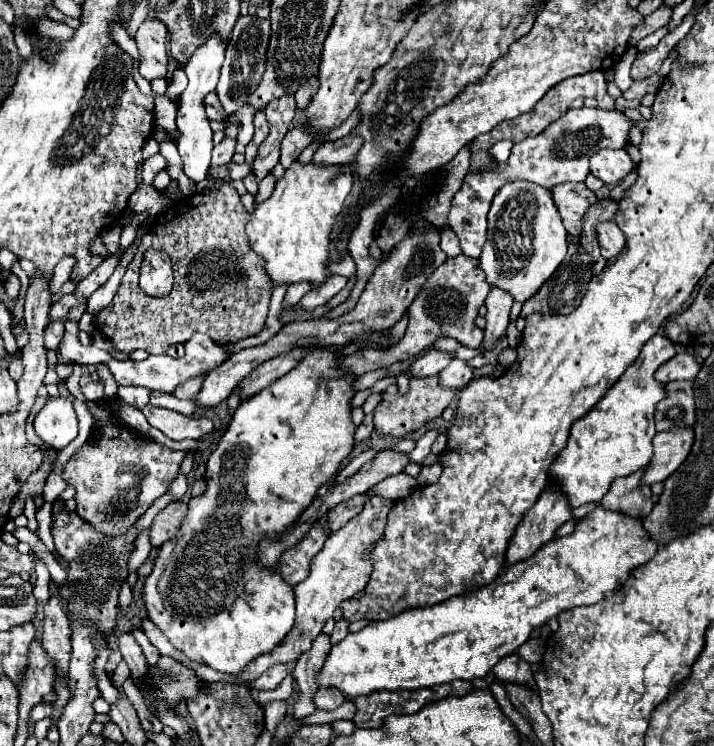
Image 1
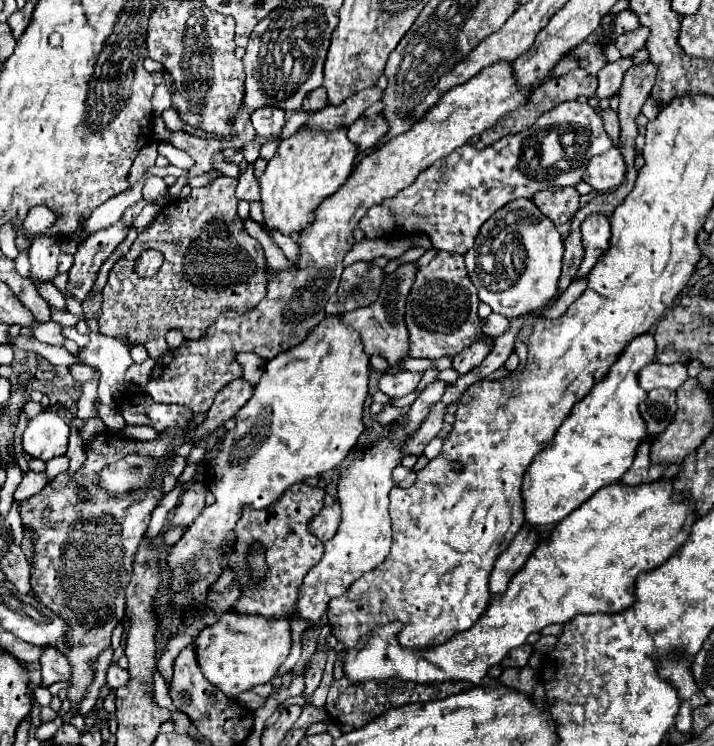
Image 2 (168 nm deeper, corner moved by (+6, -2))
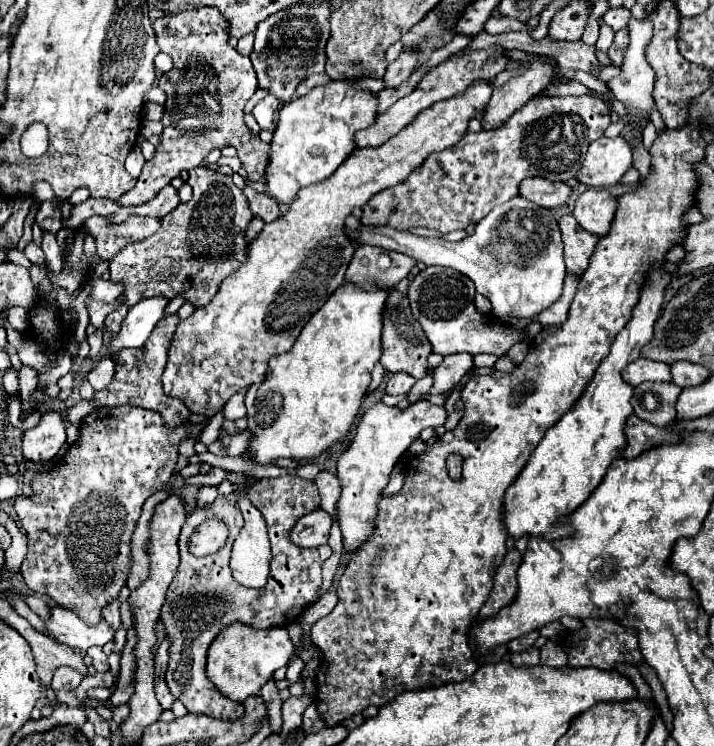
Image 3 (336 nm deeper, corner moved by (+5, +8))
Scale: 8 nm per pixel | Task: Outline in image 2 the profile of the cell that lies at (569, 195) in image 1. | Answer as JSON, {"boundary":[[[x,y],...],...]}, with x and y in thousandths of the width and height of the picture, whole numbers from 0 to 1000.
{"boundary":[[[775,251],[755,256],[746,269],[777,302],[791,302],[800,296],[805,283],[811,280],[811,259],[805,251]]]}

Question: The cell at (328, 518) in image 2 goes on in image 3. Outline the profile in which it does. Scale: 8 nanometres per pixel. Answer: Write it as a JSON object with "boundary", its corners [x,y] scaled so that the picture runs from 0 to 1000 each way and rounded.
{"boundary":[[[443,682],[429,693],[417,696],[417,701],[406,712],[406,725],[412,725],[412,731],[426,736],[457,731],[462,706],[465,706],[465,693],[457,685]]]}

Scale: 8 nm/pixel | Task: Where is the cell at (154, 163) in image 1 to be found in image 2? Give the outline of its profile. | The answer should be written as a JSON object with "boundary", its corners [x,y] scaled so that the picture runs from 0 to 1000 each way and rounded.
{"boundary":[[[214,235],[203,243],[203,251],[200,251],[200,267],[206,269],[220,269],[220,267],[231,267],[231,256],[234,256],[234,248],[225,237]]]}

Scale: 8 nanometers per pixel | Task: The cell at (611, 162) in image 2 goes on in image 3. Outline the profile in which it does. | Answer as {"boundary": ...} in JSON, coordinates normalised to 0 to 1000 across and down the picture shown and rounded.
{"boundary":[[[871,184],[835,186],[818,210],[807,240],[824,251],[857,251],[885,224],[885,202]]]}

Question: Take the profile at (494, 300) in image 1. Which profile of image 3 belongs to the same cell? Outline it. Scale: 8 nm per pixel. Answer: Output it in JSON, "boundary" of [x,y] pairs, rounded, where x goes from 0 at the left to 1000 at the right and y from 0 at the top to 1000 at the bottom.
{"boundary":[[[639,473],[639,476],[622,479],[622,484],[605,497],[608,513],[602,524],[594,529],[594,535],[599,535],[602,529],[619,529],[633,524],[633,519],[644,513],[644,508],[664,492],[661,481],[664,479],[658,479],[658,473]]]}

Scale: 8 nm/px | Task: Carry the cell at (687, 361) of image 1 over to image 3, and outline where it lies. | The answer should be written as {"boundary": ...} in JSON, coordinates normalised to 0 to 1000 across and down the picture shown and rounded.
{"boundary":[[[891,481],[885,484],[874,497],[871,497],[871,508],[891,519],[902,511],[938,511],[938,492],[927,489],[922,484],[910,484],[910,481]]]}

